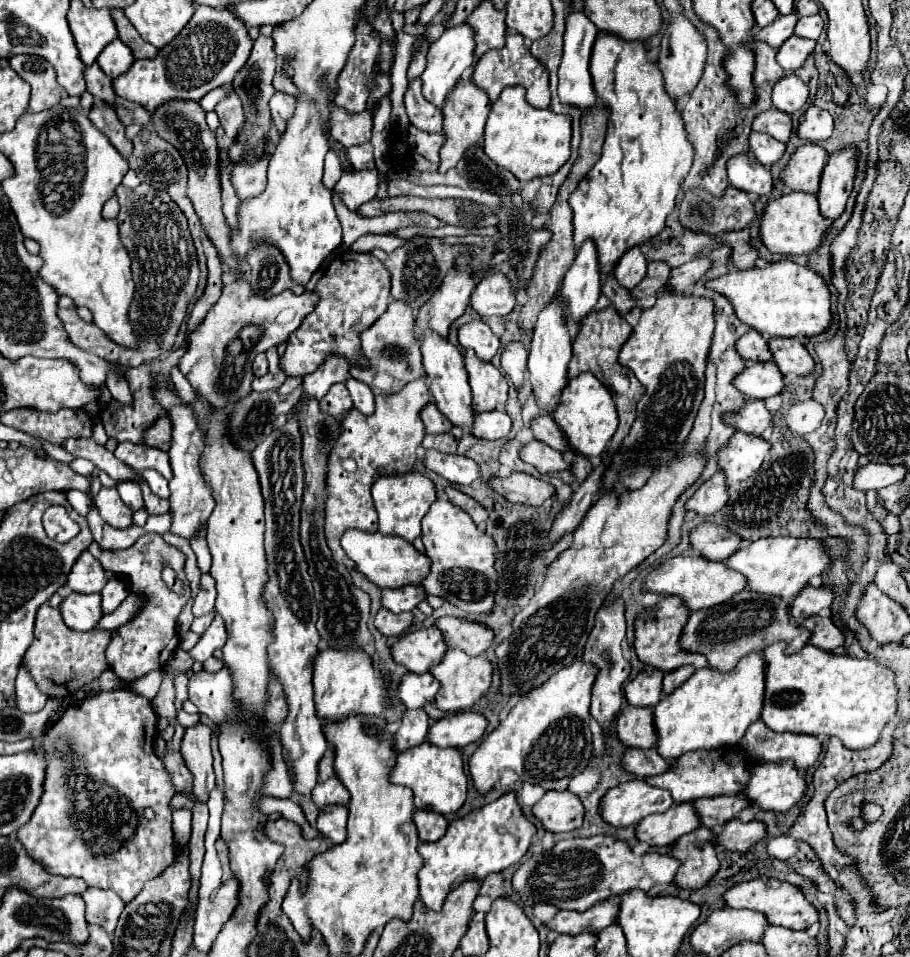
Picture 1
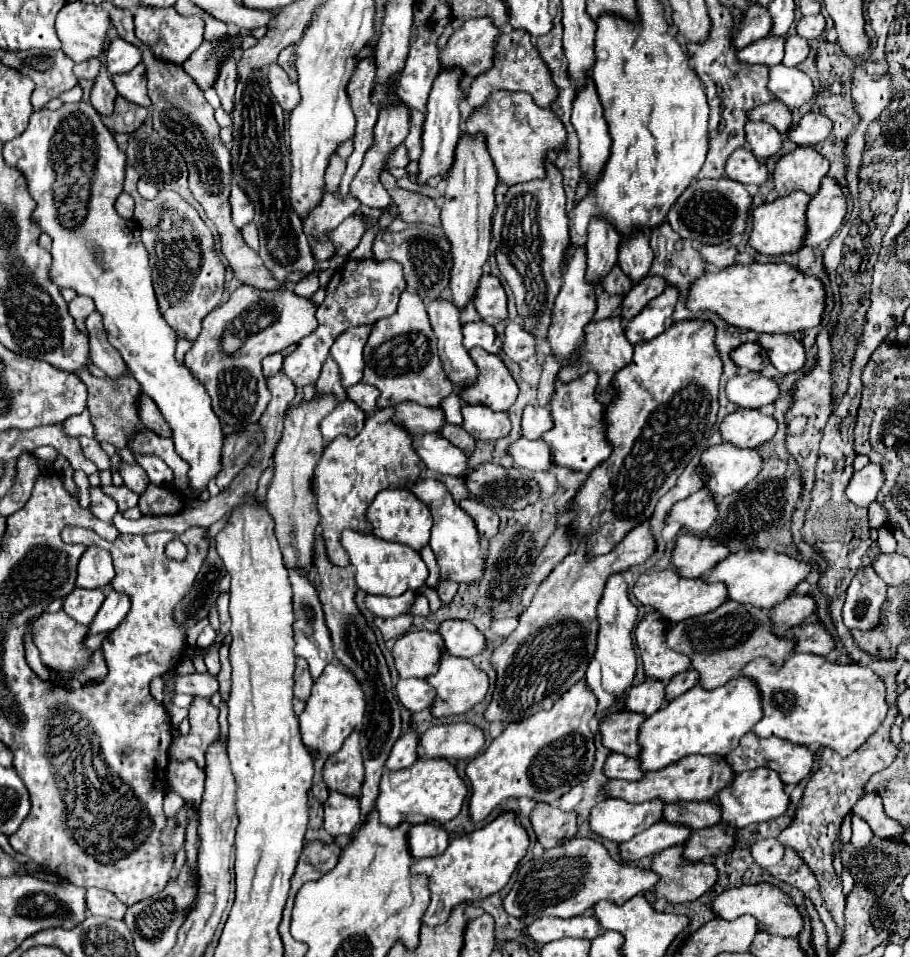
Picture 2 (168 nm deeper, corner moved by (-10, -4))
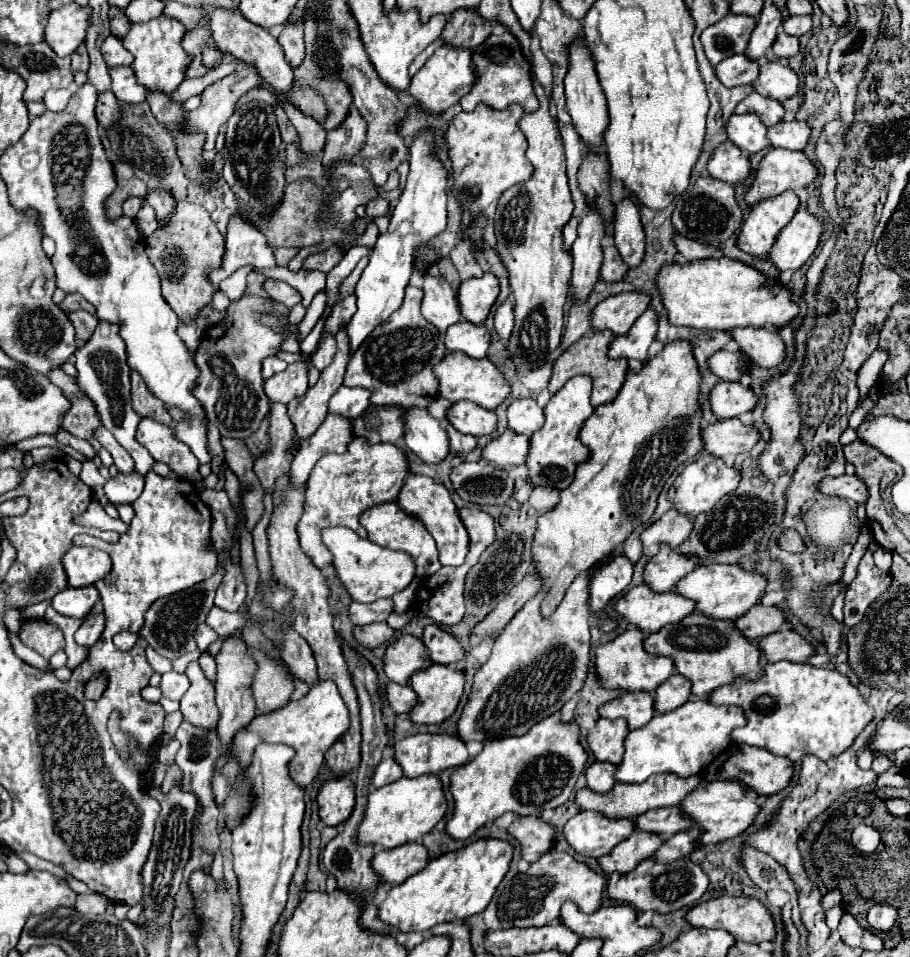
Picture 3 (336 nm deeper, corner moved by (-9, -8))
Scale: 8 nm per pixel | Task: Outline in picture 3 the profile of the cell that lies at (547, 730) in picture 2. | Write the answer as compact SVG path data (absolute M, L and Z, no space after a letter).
M559 714L541 720L525 736L485 742L483 750L467 764L455 768L449 778L455 810L445 824L445 832L455 840L467 840L487 820L495 820L505 812L539 816L543 810L559 808L569 800L585 764L587 750L579 744L577 724L559 722Z

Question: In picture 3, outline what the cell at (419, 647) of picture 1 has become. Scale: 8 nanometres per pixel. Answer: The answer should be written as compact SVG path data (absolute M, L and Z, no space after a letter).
M401 636L393 640L383 656L383 670L391 682L397 684L409 684L409 678L413 672L423 670L431 664L425 646L415 636Z

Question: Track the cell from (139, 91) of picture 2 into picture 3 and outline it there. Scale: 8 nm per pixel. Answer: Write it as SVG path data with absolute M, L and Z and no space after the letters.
M129 66L109 68L109 76L111 76L111 90L119 102L139 104L145 100L145 88L135 82L135 74Z

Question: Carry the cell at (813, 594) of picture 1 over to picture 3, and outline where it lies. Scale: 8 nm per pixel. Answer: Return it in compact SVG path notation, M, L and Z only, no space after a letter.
M757 604L755 608L751 608L751 612L745 612L739 620L735 620L735 626L739 626L743 636L755 642L757 638L777 632L783 622L785 622L785 614L777 606Z

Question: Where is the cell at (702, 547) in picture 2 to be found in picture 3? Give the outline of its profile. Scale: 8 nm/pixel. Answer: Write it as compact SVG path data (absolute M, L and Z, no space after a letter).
M661 546L661 550L645 564L643 584L647 584L653 592L669 592L679 578L691 572L697 564L695 556L685 556L669 546Z

